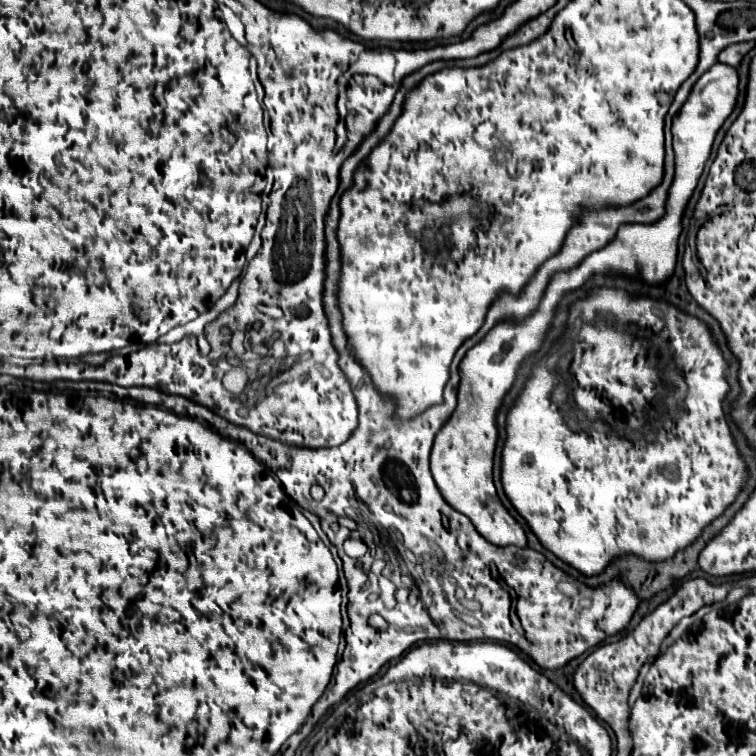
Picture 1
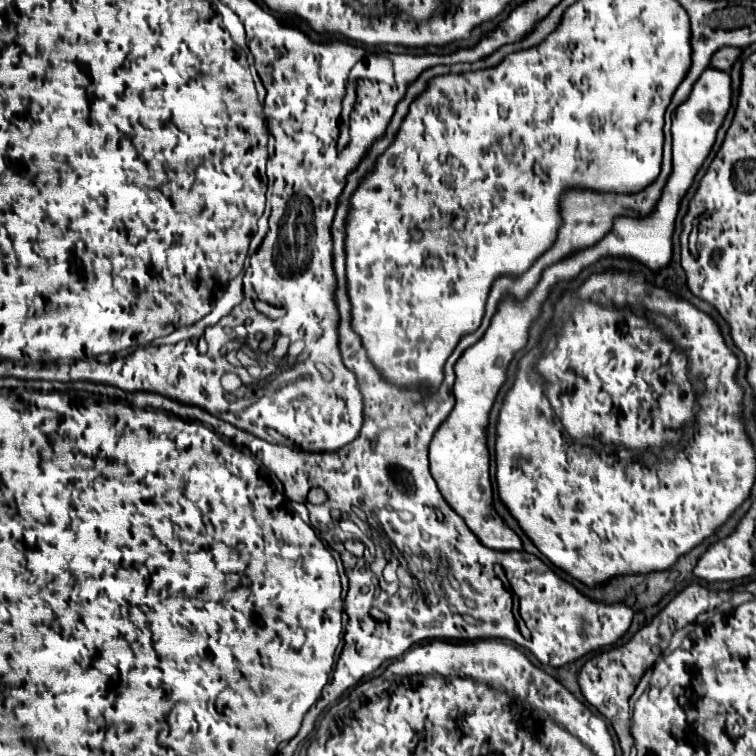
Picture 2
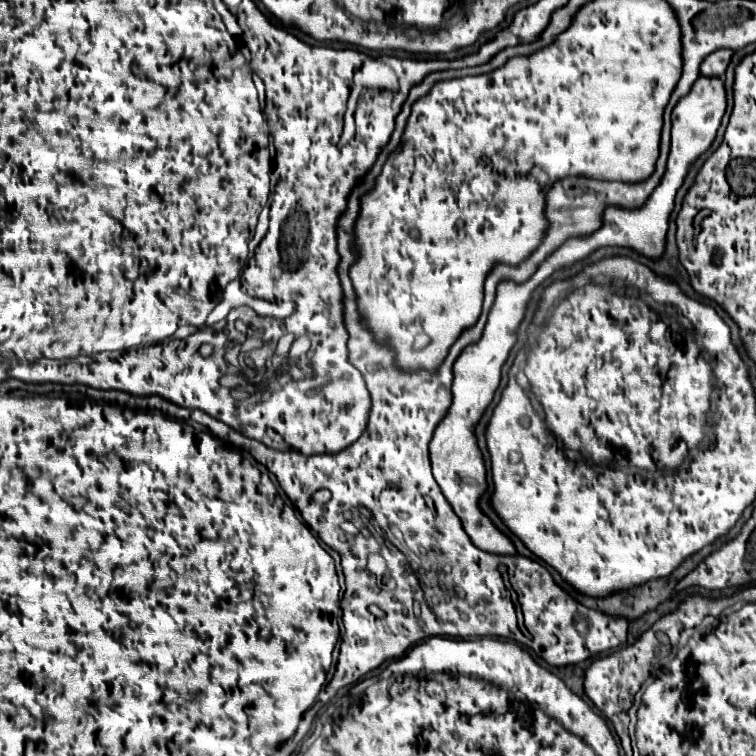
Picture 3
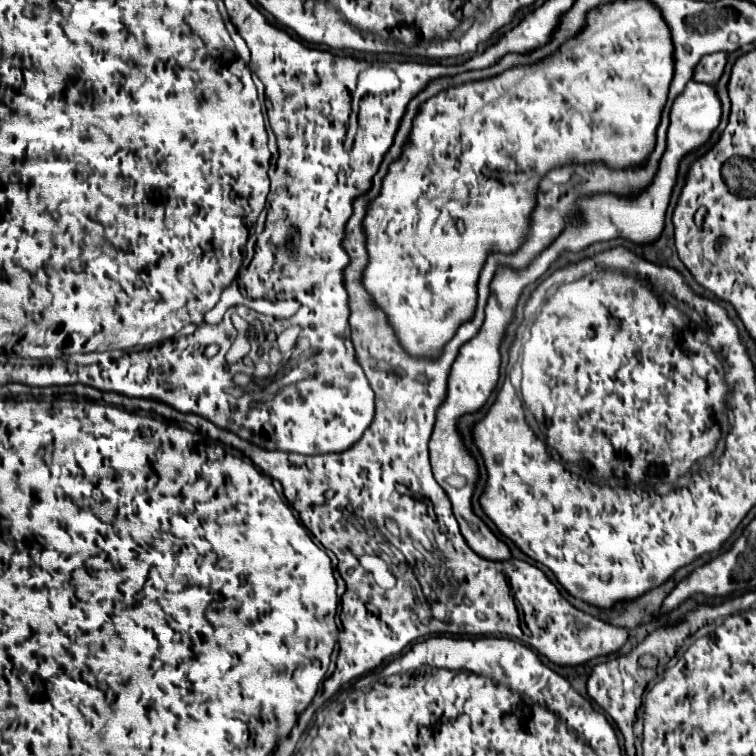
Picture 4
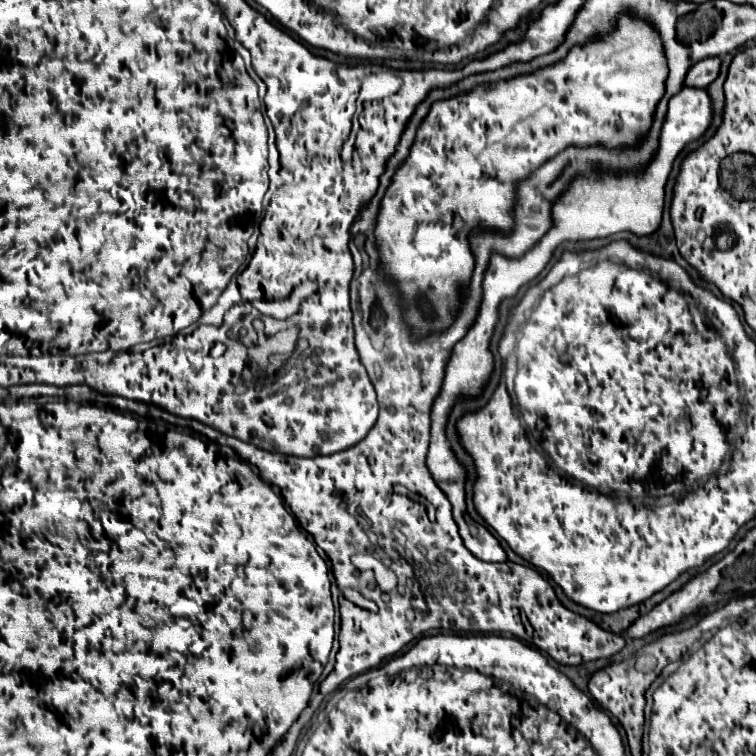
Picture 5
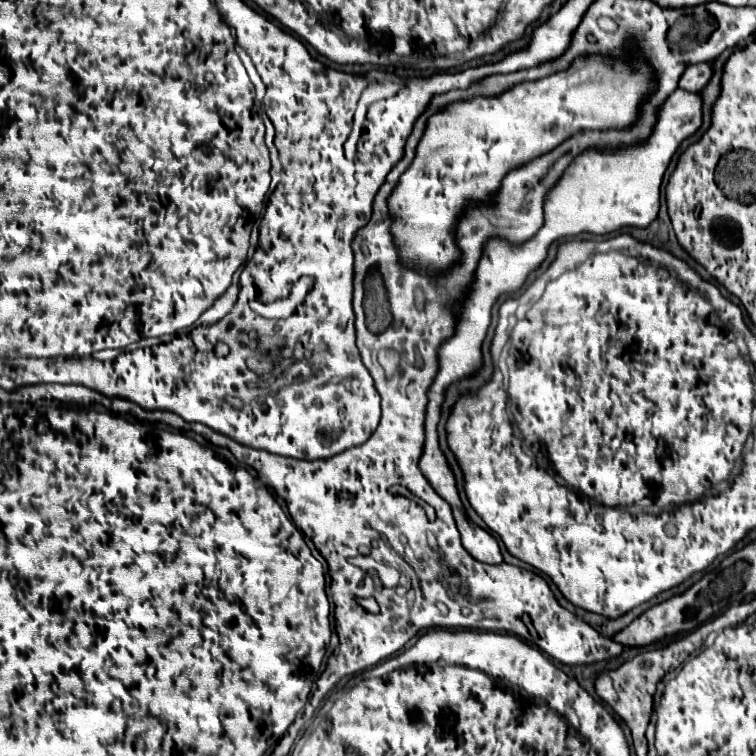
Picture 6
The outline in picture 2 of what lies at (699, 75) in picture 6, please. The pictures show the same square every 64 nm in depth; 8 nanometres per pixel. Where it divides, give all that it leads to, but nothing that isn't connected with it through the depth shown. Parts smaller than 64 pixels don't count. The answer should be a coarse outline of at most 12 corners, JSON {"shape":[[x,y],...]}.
{"shape":[[720,48],[712,56],[718,70],[730,70],[742,54],[742,48]]}

